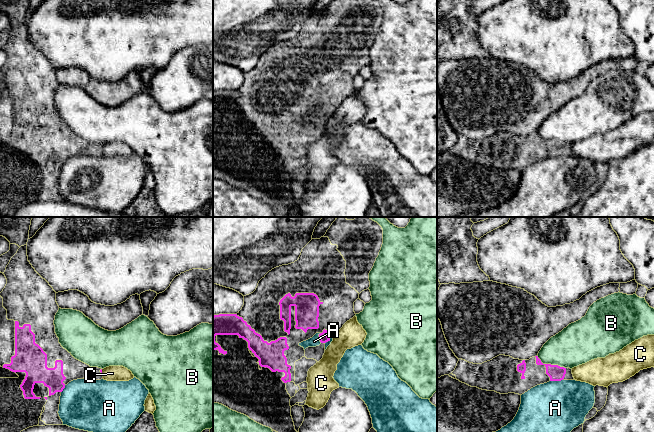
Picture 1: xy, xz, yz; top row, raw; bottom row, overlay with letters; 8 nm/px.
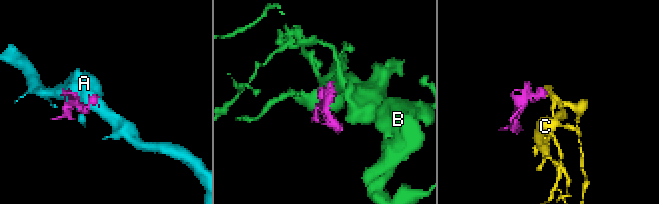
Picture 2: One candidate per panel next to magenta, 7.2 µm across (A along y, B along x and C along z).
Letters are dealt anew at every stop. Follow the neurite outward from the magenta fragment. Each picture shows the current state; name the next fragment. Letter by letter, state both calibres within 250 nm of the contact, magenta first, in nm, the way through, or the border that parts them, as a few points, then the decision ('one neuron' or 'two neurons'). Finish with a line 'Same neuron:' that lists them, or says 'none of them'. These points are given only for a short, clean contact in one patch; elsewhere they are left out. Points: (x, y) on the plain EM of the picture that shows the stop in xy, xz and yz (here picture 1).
A: 130/440 nm | two neurons
B: 130/320 nm | two neurons
C: 20/130 nm | along xy (101, 145), (102, 148) | two neurons
Same neuron: none of them

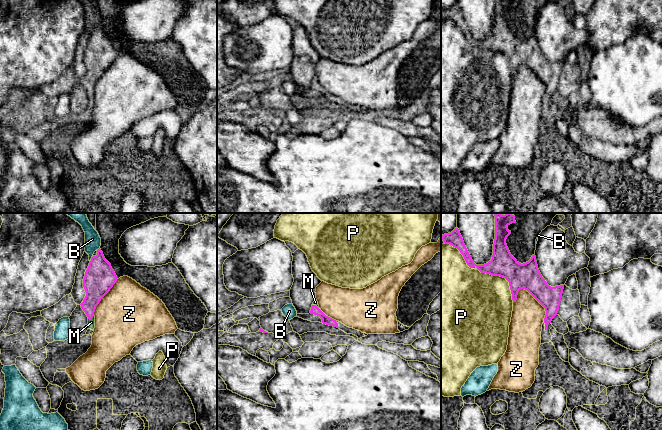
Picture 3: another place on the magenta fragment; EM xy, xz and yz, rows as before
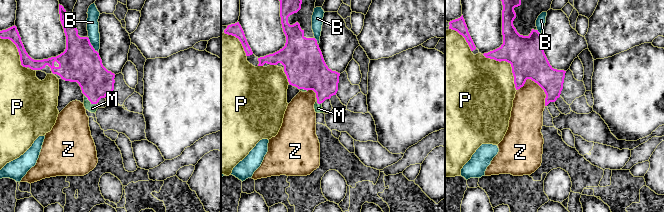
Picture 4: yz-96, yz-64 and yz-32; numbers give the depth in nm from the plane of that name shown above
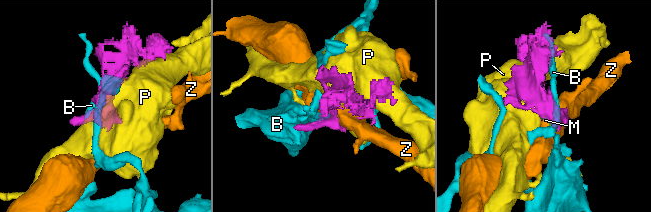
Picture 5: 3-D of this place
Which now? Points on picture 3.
B: 240/130 nm | two neurons
M: 180/60 nm | across xy (96, 64), (90, 77), (91, 94), (91, 98) | one neuron
P: 220/440 nm | two neurons
Z: 220/260 nm | two neurons
Same neuron: M

